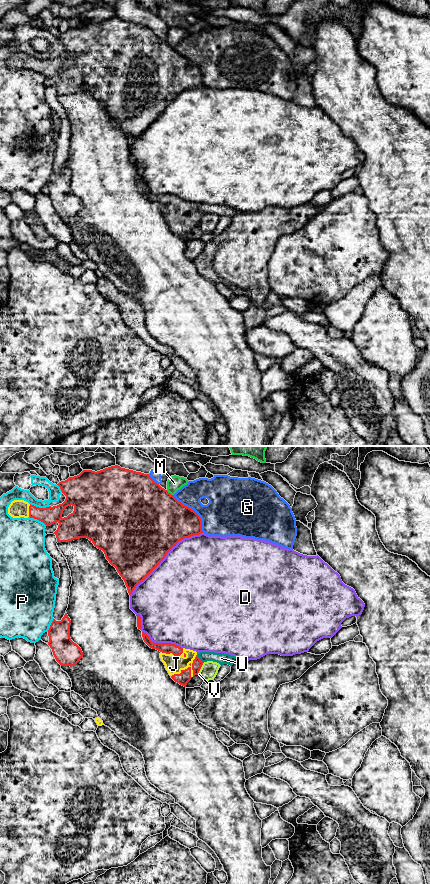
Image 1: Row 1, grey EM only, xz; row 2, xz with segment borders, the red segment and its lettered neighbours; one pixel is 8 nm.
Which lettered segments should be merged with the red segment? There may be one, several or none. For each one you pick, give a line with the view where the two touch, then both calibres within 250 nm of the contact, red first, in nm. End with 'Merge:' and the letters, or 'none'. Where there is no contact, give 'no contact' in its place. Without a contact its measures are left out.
J: contact in xz; calibres 100 and 140 nm
Merge: J

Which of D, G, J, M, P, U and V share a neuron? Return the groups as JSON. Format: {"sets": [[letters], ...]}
{"sets": [["D"], ["G"], ["J"], ["M"], ["P"], ["U"], ["V"]]}

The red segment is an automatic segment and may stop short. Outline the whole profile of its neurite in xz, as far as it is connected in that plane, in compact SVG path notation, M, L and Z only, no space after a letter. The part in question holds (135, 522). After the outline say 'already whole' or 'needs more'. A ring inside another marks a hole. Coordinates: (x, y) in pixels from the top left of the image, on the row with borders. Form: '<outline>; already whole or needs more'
M115 465L97 472L83 470L79 475L69 477L57 485L66 496L62 504L39 508L24 500L14 500L8 507L8 514L13 518L34 518L43 522L46 526L58 522L58 528L53 533L56 535L57 542L69 542L79 538L89 539L95 547L104 552L106 559L116 568L125 582L129 595L179 541L203 533L200 516L157 484L149 474ZM71 505L74 507L74 511L63 518L63 511Z; needs more

